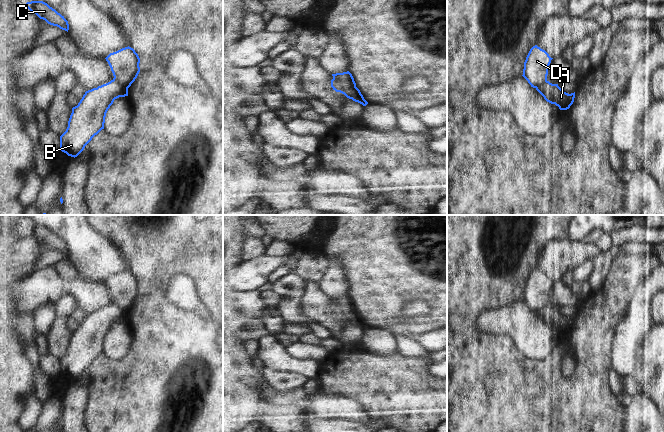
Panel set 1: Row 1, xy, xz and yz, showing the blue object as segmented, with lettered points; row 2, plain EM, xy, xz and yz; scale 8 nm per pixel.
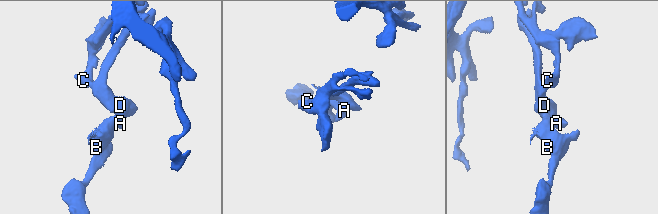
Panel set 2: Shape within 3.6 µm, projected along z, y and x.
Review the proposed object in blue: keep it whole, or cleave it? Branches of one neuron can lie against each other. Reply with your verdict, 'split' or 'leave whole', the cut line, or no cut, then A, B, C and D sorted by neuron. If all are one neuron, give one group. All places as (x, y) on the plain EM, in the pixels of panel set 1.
split; cut xz (333, 302), (340, 307), (348, 321); groups A B / C D

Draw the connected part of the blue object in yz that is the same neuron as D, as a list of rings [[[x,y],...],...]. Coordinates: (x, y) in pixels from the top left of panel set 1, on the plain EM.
[[[537,269],[530,273],[524,286],[522,300],[531,311],[536,312],[539,308],[547,305],[549,289],[552,283],[545,274]]]

